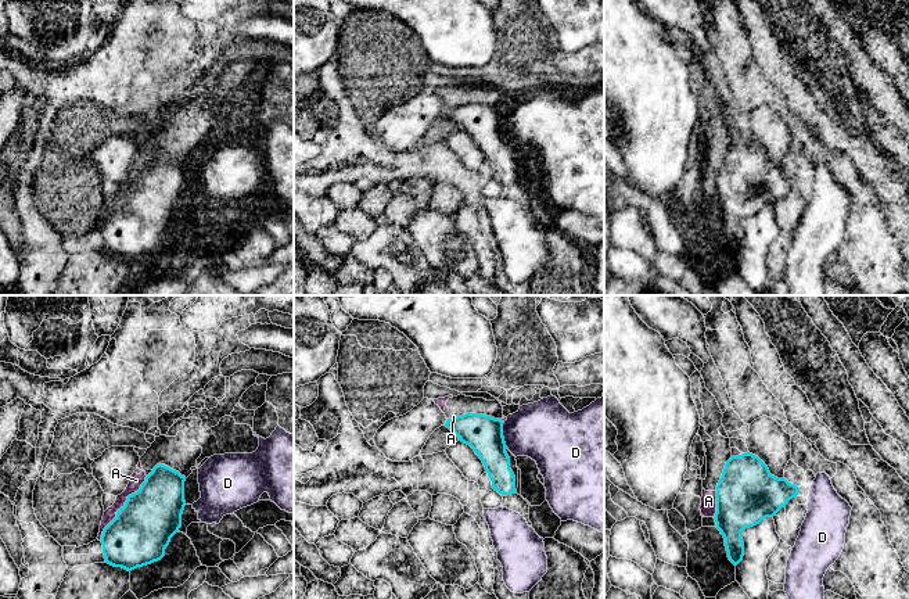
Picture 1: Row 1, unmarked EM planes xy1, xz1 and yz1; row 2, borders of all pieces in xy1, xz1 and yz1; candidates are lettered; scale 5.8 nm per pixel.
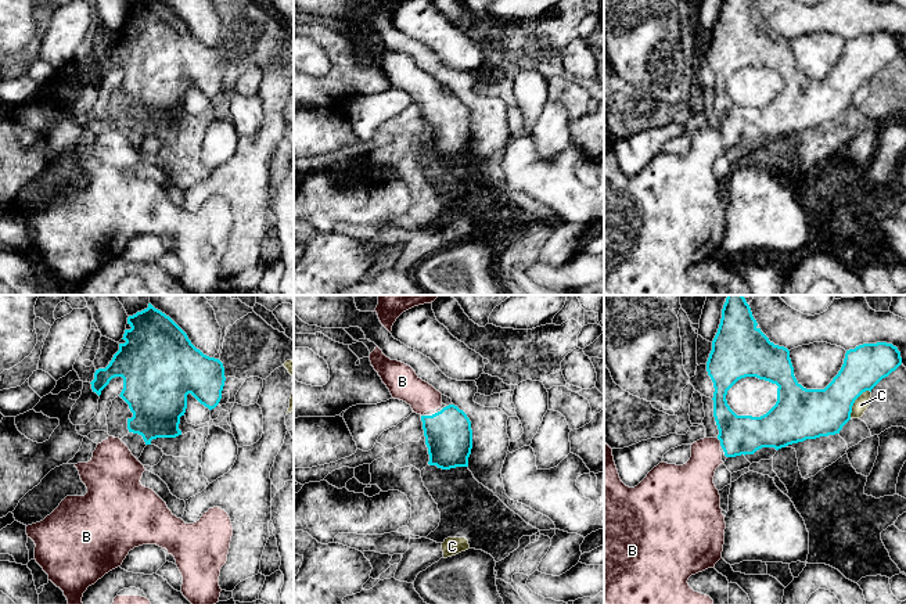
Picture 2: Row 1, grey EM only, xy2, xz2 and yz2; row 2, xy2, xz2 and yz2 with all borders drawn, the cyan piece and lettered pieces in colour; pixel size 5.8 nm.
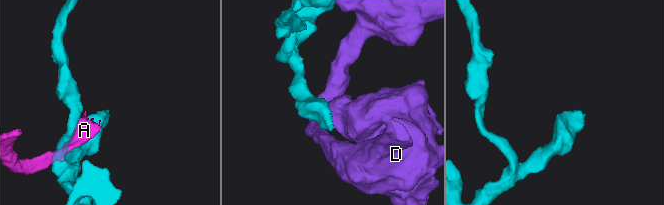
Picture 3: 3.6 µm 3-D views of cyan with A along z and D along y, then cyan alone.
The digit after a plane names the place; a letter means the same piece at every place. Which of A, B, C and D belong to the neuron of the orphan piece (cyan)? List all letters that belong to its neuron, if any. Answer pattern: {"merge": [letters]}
{"merge": ["B"]}

